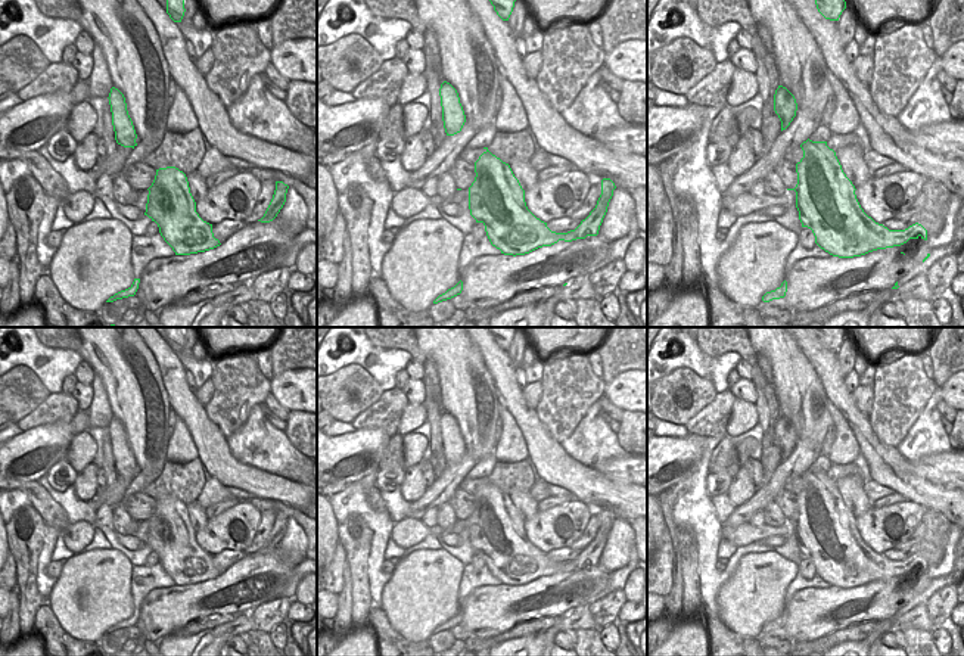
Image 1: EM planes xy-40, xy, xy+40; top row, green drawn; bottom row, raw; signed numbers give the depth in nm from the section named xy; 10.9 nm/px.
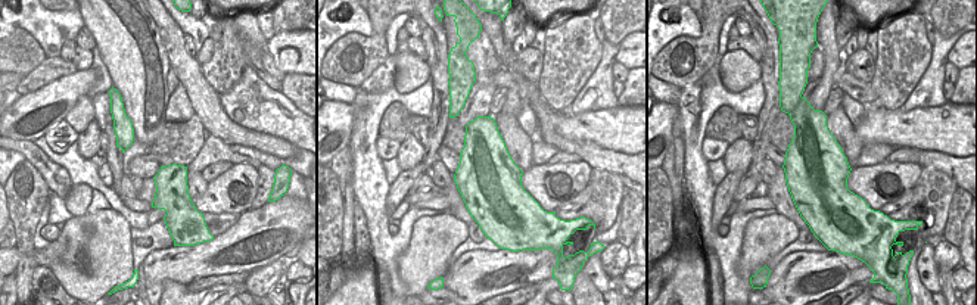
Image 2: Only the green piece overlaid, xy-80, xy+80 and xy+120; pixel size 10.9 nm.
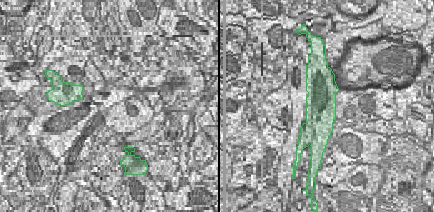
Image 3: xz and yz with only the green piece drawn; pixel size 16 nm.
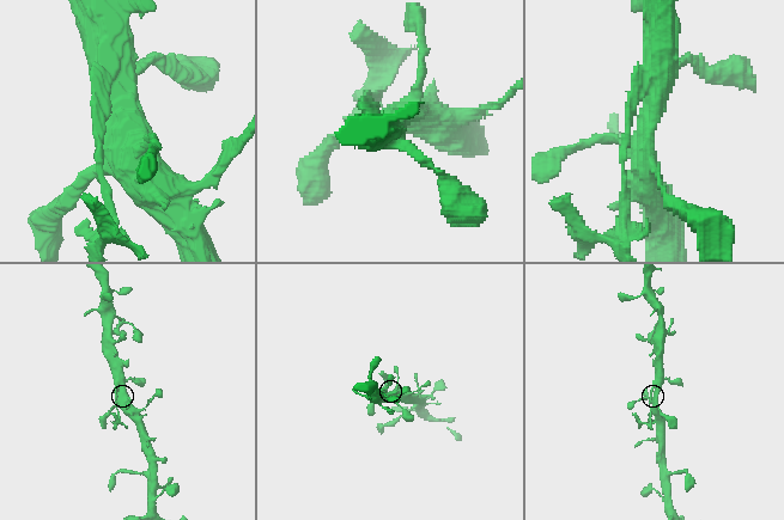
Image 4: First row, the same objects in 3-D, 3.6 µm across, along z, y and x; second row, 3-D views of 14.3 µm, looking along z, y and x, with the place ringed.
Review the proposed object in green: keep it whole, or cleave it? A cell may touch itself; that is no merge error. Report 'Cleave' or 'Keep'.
Cleave.

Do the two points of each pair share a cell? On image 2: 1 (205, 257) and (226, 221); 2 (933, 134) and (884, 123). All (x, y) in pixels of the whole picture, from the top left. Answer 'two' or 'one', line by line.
1: two
2: one

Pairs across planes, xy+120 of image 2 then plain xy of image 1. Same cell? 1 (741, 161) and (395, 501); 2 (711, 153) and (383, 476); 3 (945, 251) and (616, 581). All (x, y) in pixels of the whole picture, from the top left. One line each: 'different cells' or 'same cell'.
1: different cells
2: same cell
3: different cells

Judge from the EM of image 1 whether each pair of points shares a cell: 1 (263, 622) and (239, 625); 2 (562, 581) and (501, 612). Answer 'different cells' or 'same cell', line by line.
1: different cells
2: same cell

